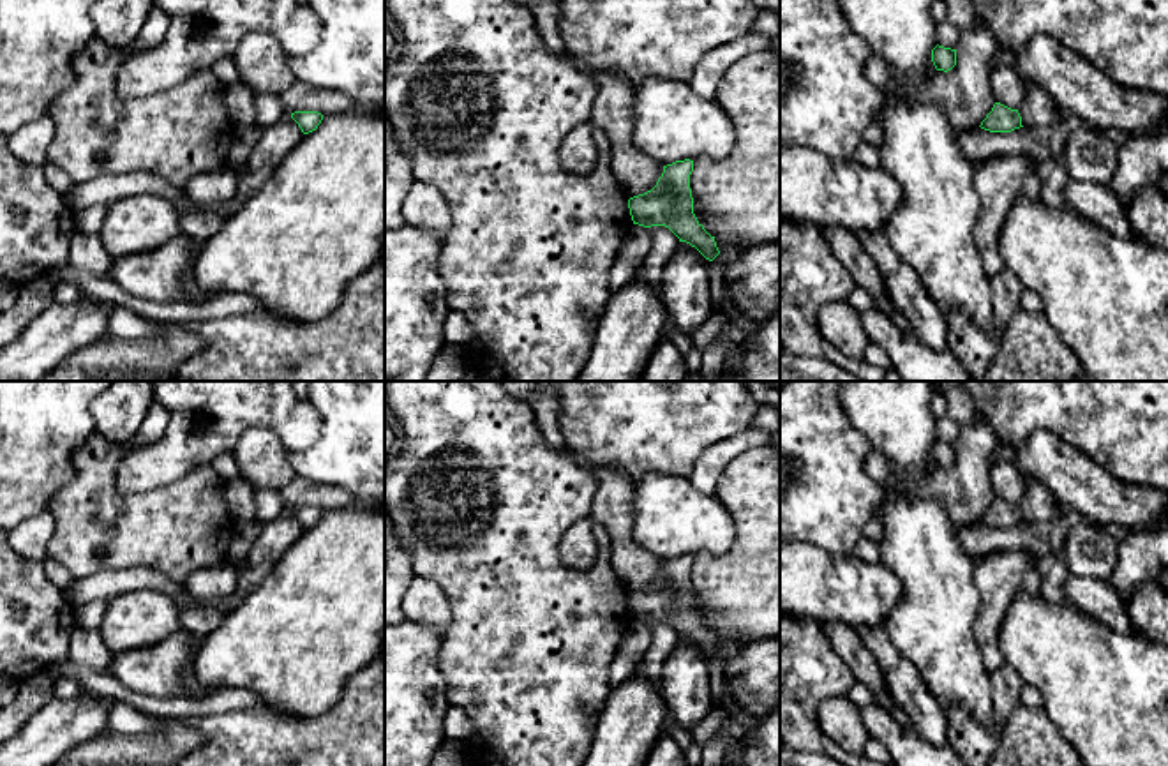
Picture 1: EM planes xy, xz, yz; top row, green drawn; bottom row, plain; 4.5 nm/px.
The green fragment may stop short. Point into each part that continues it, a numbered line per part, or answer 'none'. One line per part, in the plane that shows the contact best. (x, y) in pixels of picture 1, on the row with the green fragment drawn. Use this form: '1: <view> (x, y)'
none

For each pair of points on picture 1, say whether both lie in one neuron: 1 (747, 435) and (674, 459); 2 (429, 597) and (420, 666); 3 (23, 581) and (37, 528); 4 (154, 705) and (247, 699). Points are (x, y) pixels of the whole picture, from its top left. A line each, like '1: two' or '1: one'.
1: two
2: two
3: two
4: one

